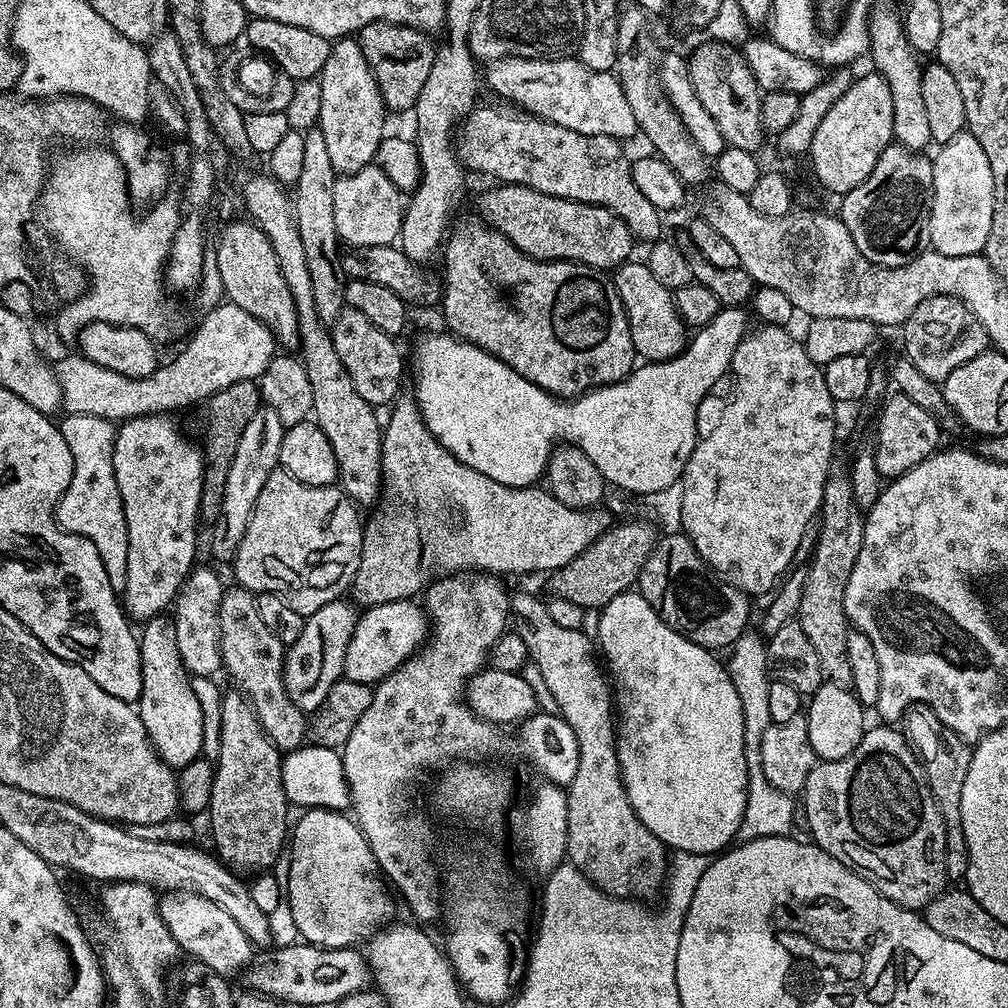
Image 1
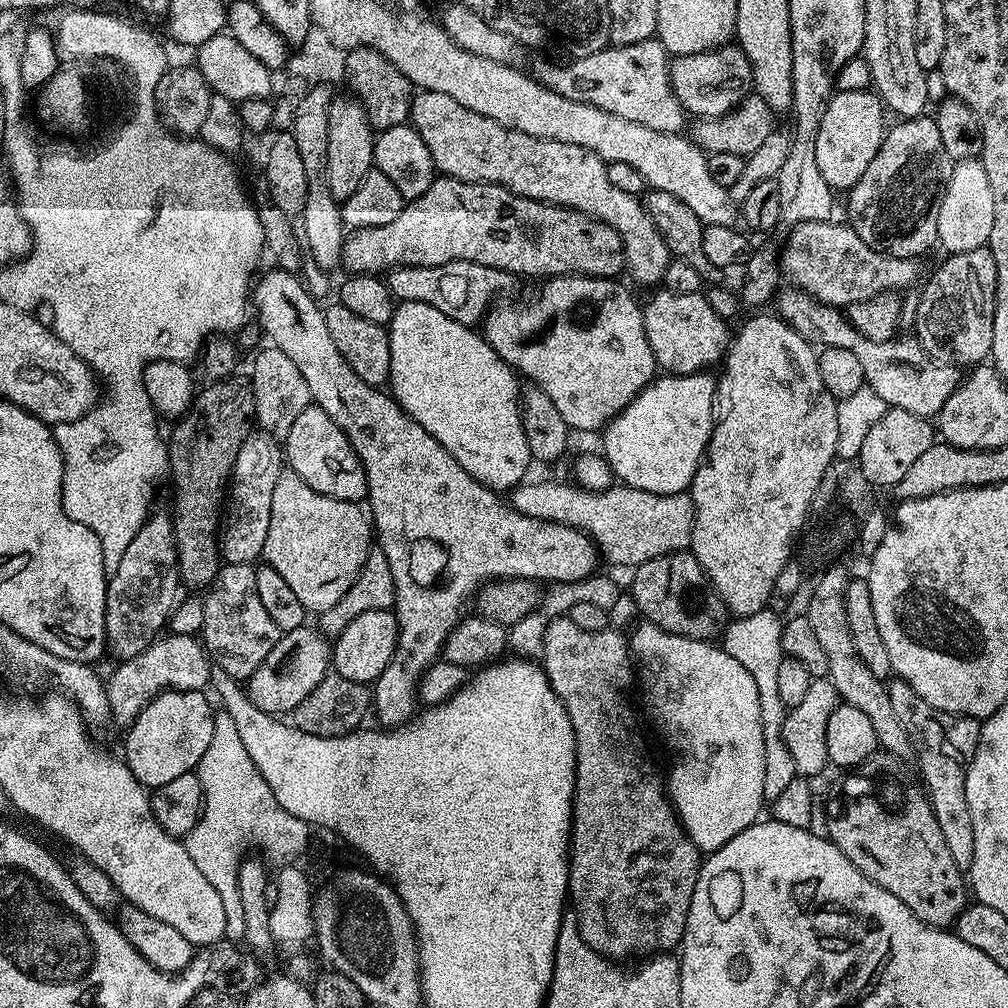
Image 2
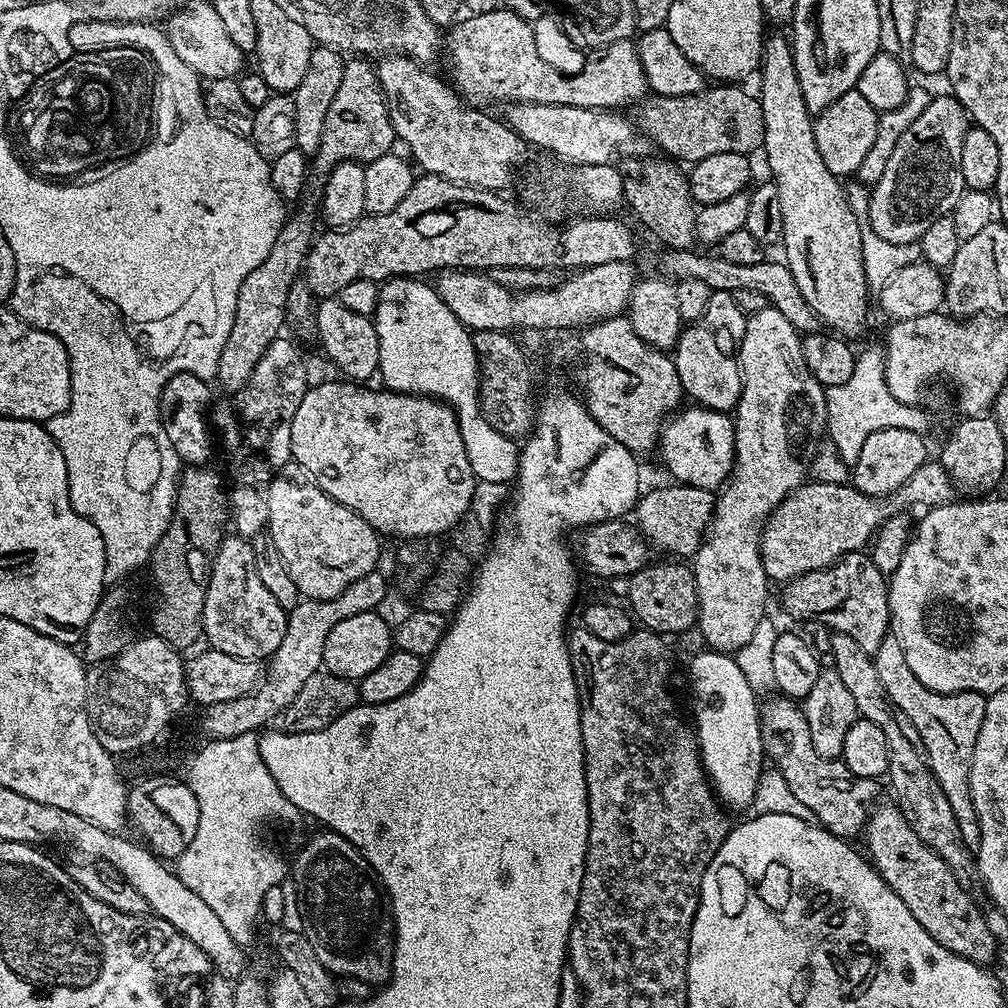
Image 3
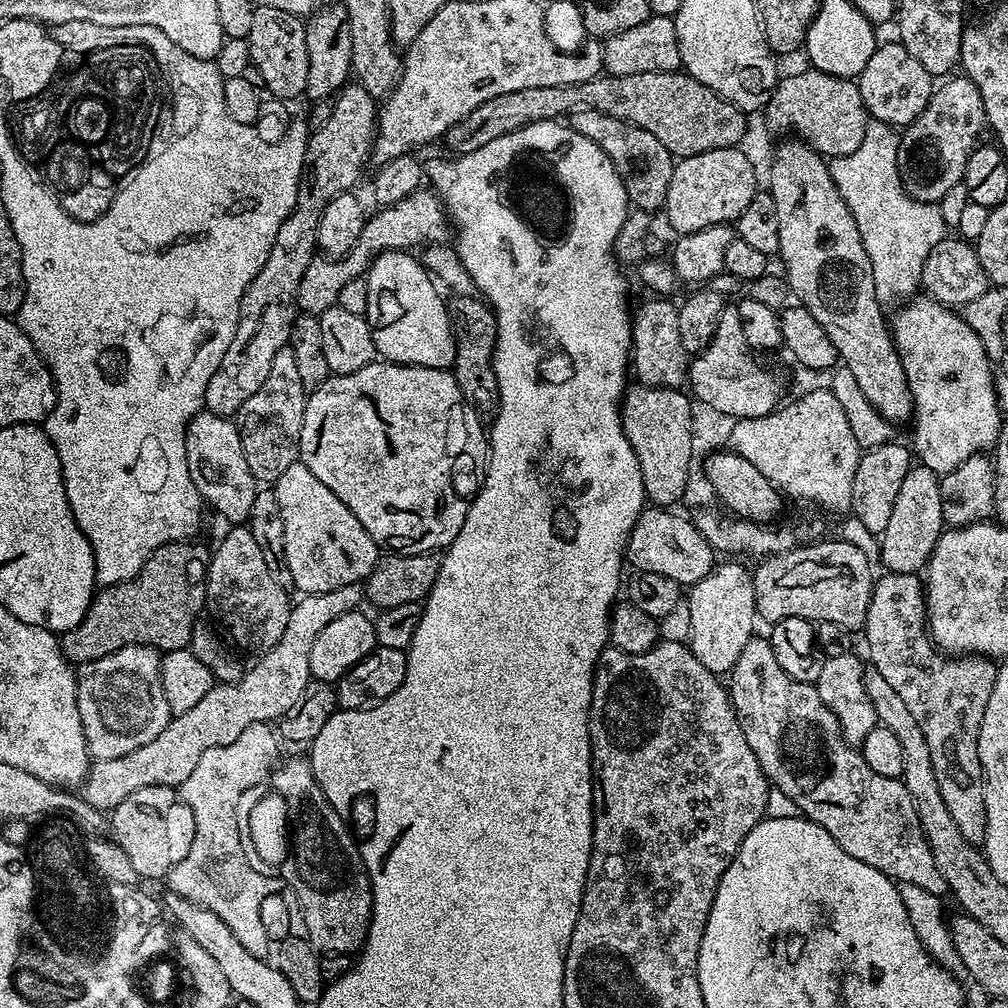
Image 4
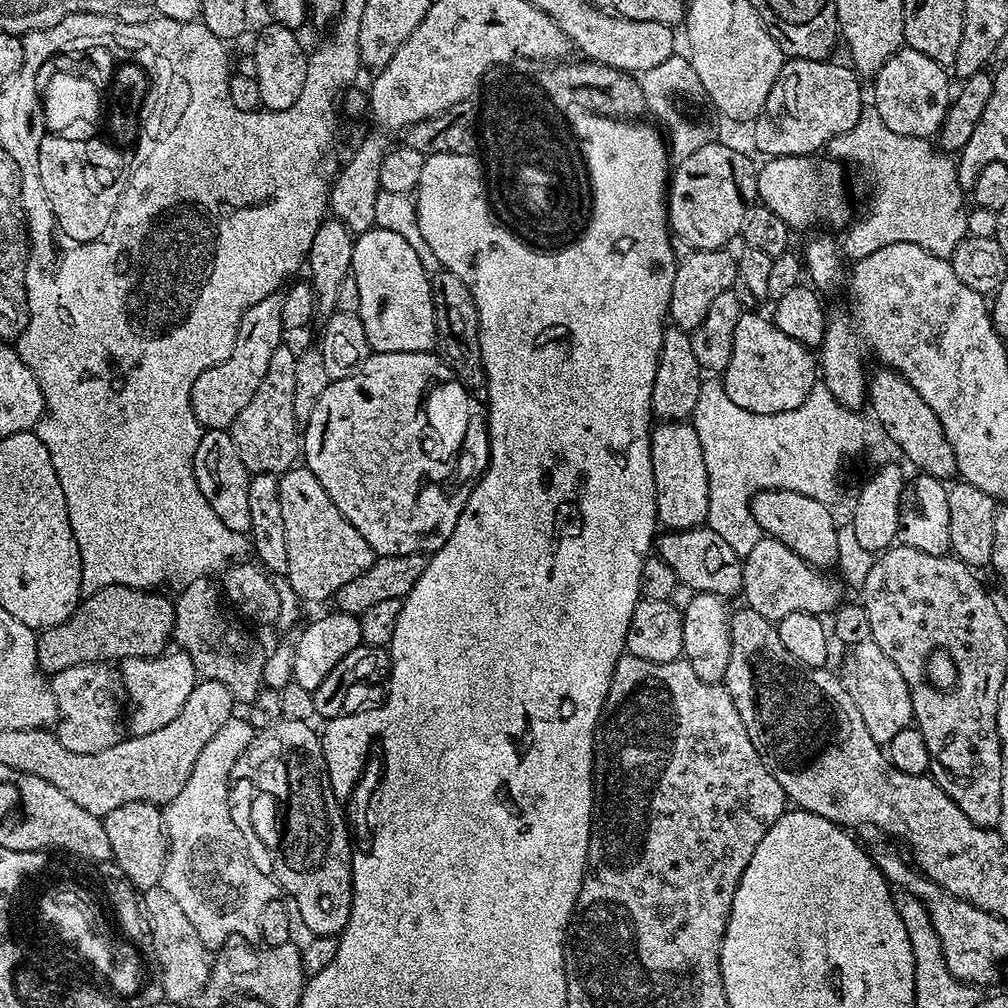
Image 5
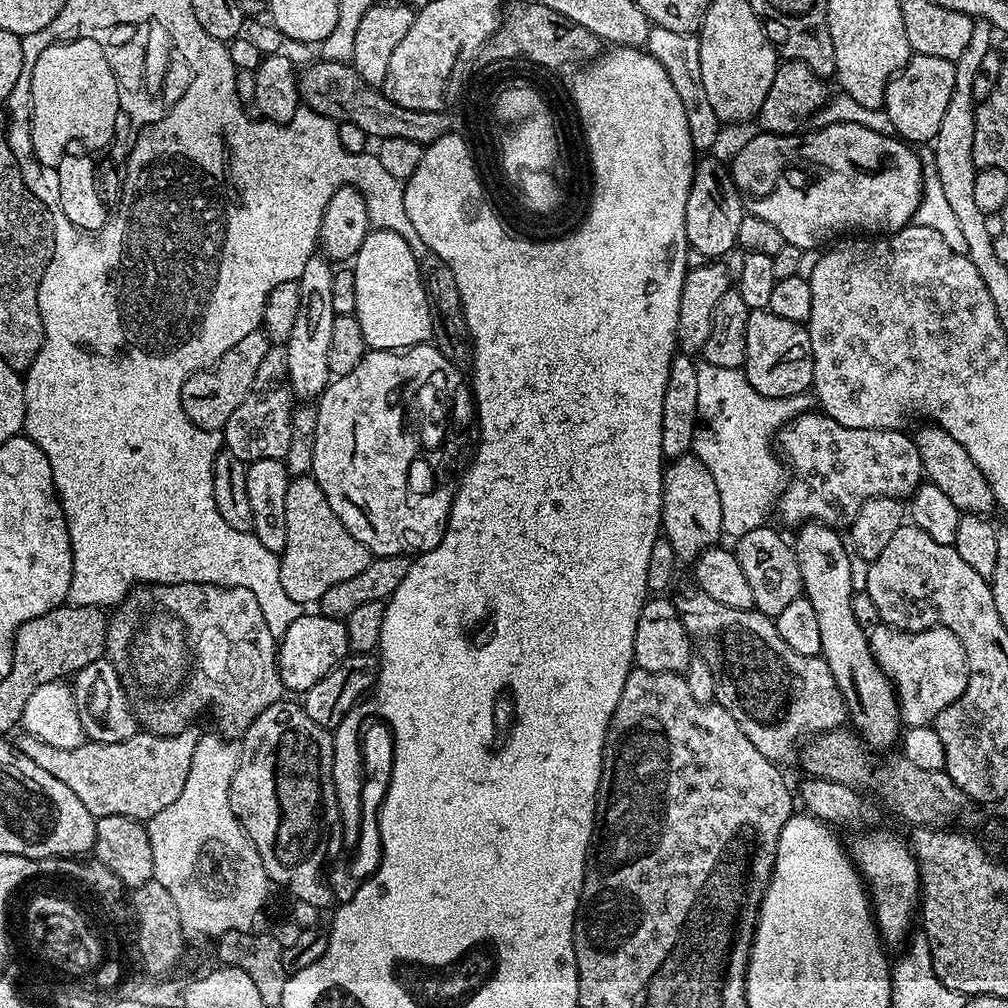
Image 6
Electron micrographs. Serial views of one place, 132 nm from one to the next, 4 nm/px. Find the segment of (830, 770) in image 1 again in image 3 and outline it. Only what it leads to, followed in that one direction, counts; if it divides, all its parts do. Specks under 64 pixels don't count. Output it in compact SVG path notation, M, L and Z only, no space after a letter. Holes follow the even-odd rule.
M877 803L872 808L862 831L862 839L864 838L868 843L866 856L872 867L884 879L886 886L890 886L890 890L894 890L894 894L898 894L898 898L906 902L906 910L910 910L910 914L918 918L922 930L926 930L926 934L930 934L930 938L934 938L938 946L946 946L946 950L975 964L991 965L991 960L995 961L998 956L998 943L996 944L996 936L992 933L987 918L980 913L979 906L972 901L975 900L973 893L967 892L958 882L958 878L954 878L950 866L946 866L946 862L942 862L942 858L938 858L938 854L930 850L930 846L926 846L926 842L918 838L918 834L914 834L914 830L910 830L910 822L906 822L899 804L882 803Z

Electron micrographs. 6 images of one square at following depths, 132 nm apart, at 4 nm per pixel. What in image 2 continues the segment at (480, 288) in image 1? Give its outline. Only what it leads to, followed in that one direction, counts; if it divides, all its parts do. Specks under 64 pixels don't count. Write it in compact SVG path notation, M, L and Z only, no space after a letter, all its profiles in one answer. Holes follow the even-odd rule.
M573 274L571 276L554 276L543 281L544 284L540 288L540 294L526 302L523 306L502 306L497 305L489 311L489 314L482 322L482 335L494 351L508 365L510 365L525 381L531 382L535 387L543 390L550 398L550 402L554 402L558 414L562 414L562 418L567 422L569 429L580 432L596 432L599 433L609 422L613 416L617 416L625 406L637 396L640 391L652 383L657 375L656 359L654 358L654 350L650 350L650 342L646 338L646 330L644 329L644 309L641 301L632 297L632 292L621 281L616 278L606 276L581 276Z

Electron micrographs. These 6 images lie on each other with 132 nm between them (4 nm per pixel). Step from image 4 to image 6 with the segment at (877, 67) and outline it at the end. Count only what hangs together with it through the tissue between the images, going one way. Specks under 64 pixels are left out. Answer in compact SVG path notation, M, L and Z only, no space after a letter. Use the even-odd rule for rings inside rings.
M913 55L912 59L892 77L884 91L882 112L888 115L892 128L901 141L913 140L916 144L935 141L938 126L950 106L950 94L954 94L956 65L946 58Z

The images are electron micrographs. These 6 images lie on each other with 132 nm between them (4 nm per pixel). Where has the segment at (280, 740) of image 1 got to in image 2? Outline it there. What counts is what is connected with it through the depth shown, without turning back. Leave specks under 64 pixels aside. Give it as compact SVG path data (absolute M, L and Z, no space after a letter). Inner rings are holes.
M224 564L203 602L202 643L209 657L215 667L226 670L237 682L247 681L262 666L282 635L280 628L274 626L274 618L262 607L262 598L258 598L256 568L251 564Z

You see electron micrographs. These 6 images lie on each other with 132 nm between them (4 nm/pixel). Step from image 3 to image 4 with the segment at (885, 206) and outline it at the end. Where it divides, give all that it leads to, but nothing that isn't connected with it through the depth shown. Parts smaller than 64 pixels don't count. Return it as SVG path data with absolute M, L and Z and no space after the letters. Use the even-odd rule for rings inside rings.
M956 74L941 84L933 91L926 110L903 129L898 149L900 181L909 196L924 204L937 203L950 186L963 181L968 156L981 139L980 131L986 128L982 94L974 82Z

